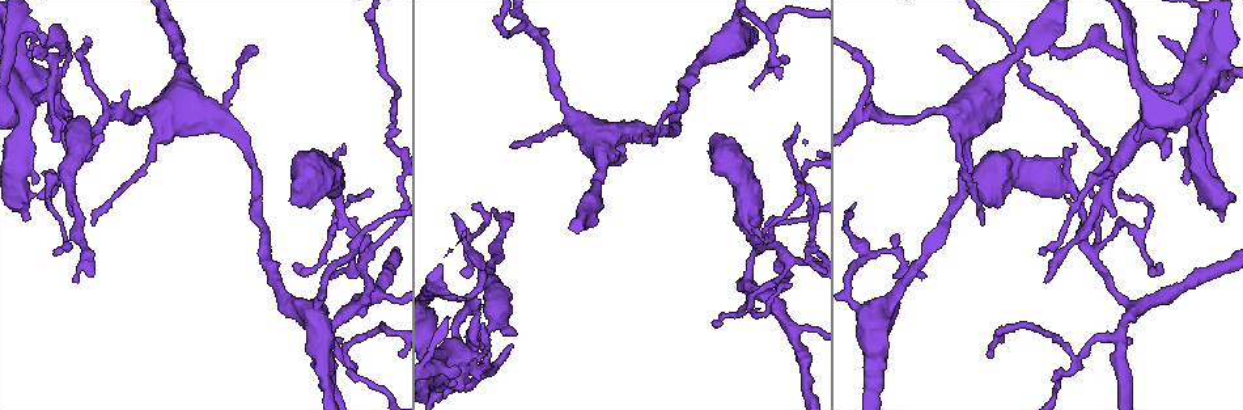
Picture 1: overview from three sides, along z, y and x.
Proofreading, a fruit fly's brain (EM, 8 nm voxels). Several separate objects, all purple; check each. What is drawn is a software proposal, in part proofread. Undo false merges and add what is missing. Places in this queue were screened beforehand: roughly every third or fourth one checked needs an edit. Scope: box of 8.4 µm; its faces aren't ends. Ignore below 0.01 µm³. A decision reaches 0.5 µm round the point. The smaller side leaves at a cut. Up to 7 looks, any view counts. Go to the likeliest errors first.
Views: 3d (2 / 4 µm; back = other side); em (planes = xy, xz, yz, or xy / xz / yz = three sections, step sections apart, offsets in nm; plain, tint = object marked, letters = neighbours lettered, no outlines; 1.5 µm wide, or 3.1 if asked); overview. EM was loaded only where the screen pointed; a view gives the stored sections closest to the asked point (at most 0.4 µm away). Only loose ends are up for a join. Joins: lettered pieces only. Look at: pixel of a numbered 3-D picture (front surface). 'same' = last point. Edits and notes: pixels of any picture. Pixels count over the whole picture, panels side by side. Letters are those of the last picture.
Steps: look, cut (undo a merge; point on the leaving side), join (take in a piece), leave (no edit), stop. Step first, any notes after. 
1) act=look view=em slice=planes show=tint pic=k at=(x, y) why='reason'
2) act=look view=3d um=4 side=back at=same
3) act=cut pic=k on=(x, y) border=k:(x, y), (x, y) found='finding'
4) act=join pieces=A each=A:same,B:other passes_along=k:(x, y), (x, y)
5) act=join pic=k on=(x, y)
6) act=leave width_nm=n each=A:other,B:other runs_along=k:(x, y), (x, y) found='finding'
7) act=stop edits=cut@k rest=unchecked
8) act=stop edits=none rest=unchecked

act=look view=3d um=4 pic=1 at=(1222, 219) why='stops while still wide'

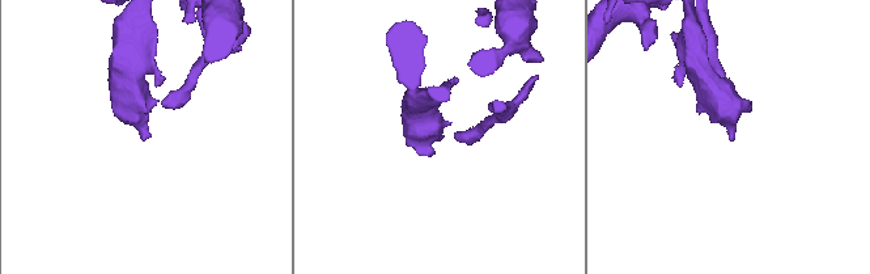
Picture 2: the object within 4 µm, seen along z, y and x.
act=look view=em slice=planes show=letters pic=2 at=(444, 136)

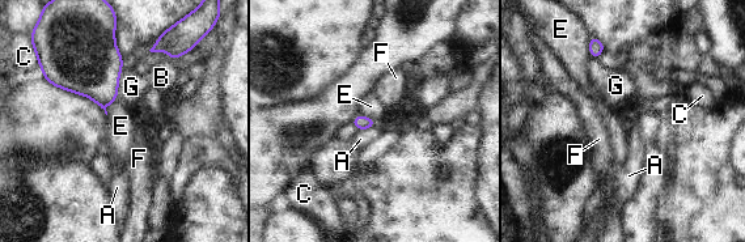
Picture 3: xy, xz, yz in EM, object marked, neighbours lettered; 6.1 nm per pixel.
act=leave each=A:other,B:other,C:other,E:other,F:other,G:other border=3:(117, 97), (106, 107), (106, 114) found='none of them fits'

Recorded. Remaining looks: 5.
act=look view=3d um=2 pic=1 at=(503, 329)

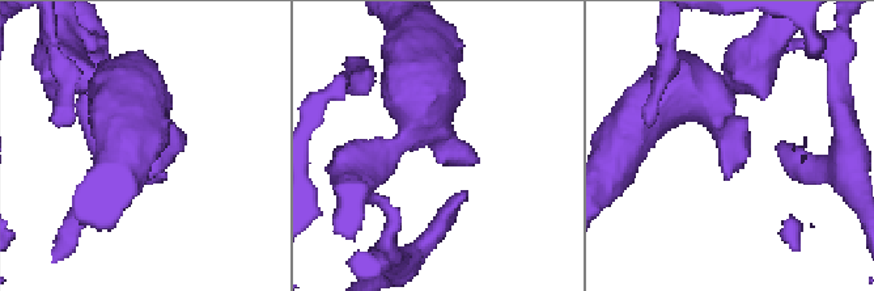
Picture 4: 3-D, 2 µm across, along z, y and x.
act=look view=em slice=planes show=letters pic=4 at=(726, 170)

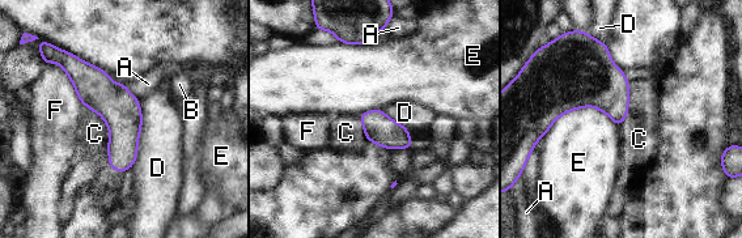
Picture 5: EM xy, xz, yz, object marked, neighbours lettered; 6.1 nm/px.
act=leave width_nm=180 each=A:other,B:other,C:other,D:other,E:other,F:other border=5:(618, 126), (584, 106), (542, 137) found='none of them fits'

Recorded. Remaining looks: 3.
act=look view=3d um=4 pic=1 at=(1041, 251) why='thin end'

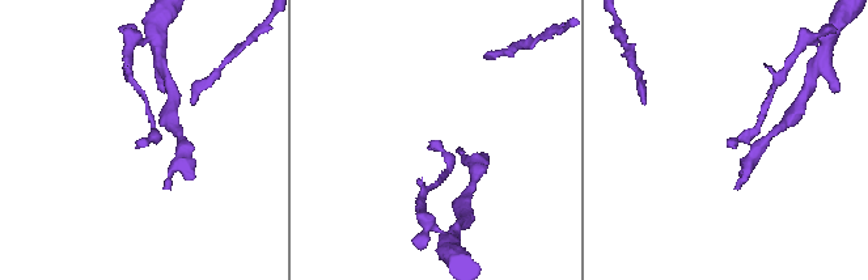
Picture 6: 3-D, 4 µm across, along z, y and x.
act=look view=em slice=xz step=8 show=letters pic=6 at=(139, 146)

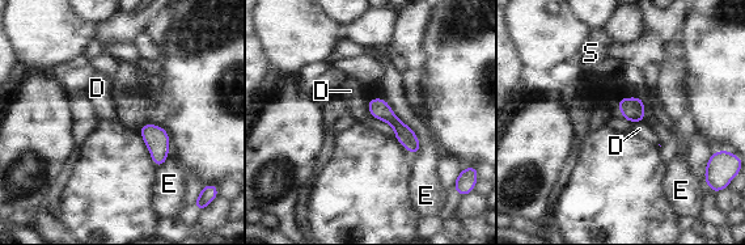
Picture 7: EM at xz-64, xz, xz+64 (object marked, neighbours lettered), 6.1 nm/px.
act=look view=em slice=yz step=8 show=letters at=same

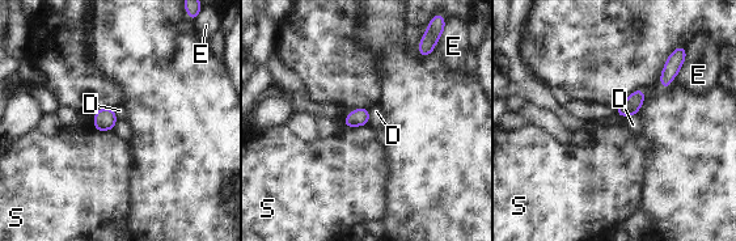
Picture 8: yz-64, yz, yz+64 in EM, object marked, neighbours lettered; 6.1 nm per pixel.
act=leave each=D:other,E:other,S:other border=8:(368, 122), (360, 126), (343, 127) found='no lettered piece goes on from it'

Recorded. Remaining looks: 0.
act=stop edits=none rest=unchecked

